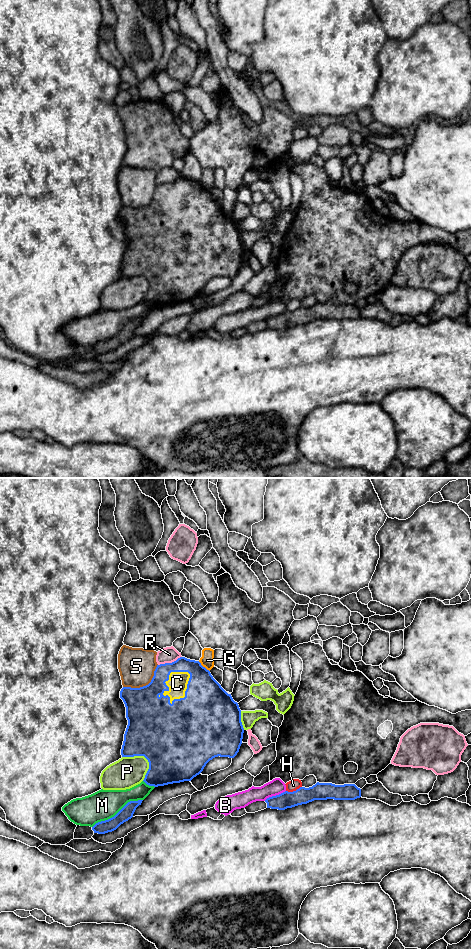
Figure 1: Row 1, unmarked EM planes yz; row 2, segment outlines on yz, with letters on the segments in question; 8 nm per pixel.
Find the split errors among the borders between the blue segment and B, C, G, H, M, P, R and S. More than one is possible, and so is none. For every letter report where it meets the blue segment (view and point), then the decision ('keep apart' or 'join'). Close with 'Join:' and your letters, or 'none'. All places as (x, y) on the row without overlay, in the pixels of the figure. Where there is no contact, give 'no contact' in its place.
B: yz (274, 316) | keep apart
C: yz (185, 211) | join
G: yz (204, 187) | keep apart
H: yz (293, 311) | keep apart
M: yz (118, 332) | keep apart
P: yz (145, 277) | keep apart
R: yz (169, 183) | keep apart
S: yz (146, 205) | keep apart
Join: C

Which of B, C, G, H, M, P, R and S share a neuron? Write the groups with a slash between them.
B / C / G / H / M / P / R / S

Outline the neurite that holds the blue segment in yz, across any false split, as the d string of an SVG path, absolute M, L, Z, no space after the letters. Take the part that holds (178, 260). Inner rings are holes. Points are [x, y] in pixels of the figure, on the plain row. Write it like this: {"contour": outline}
{"contour": "M180 177L172 183L157 185L148 205L140 208L123 207L120 218L125 224L128 240L121 275L144 276L148 280L149 289L143 301L149 306L191 301L213 278L234 278L239 272L244 253L239 225L199 181Z"}

